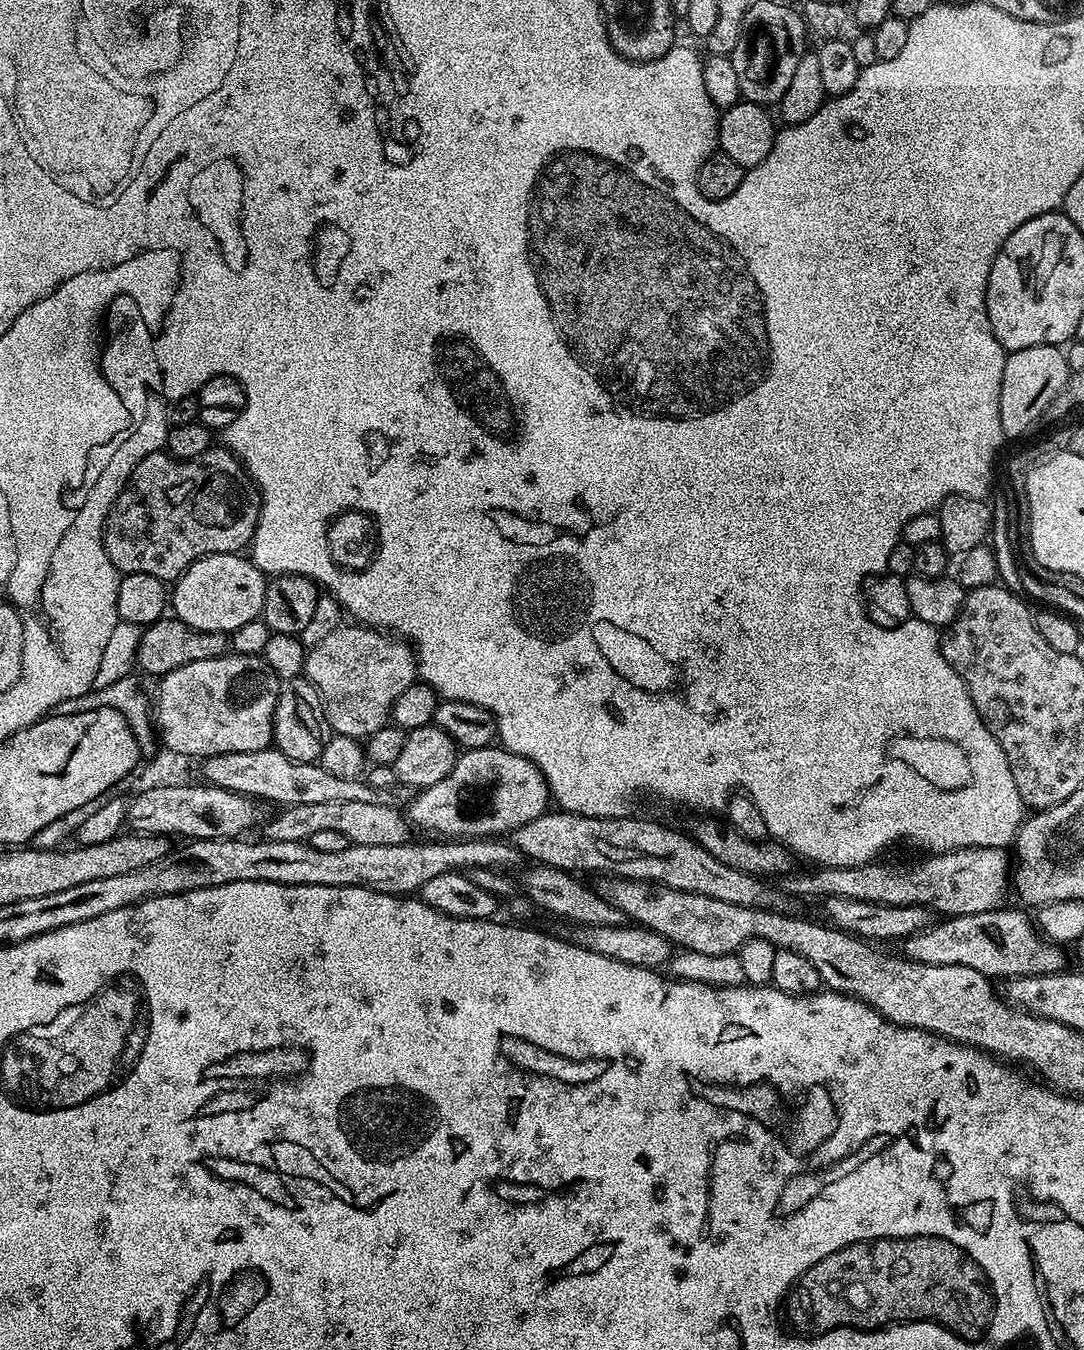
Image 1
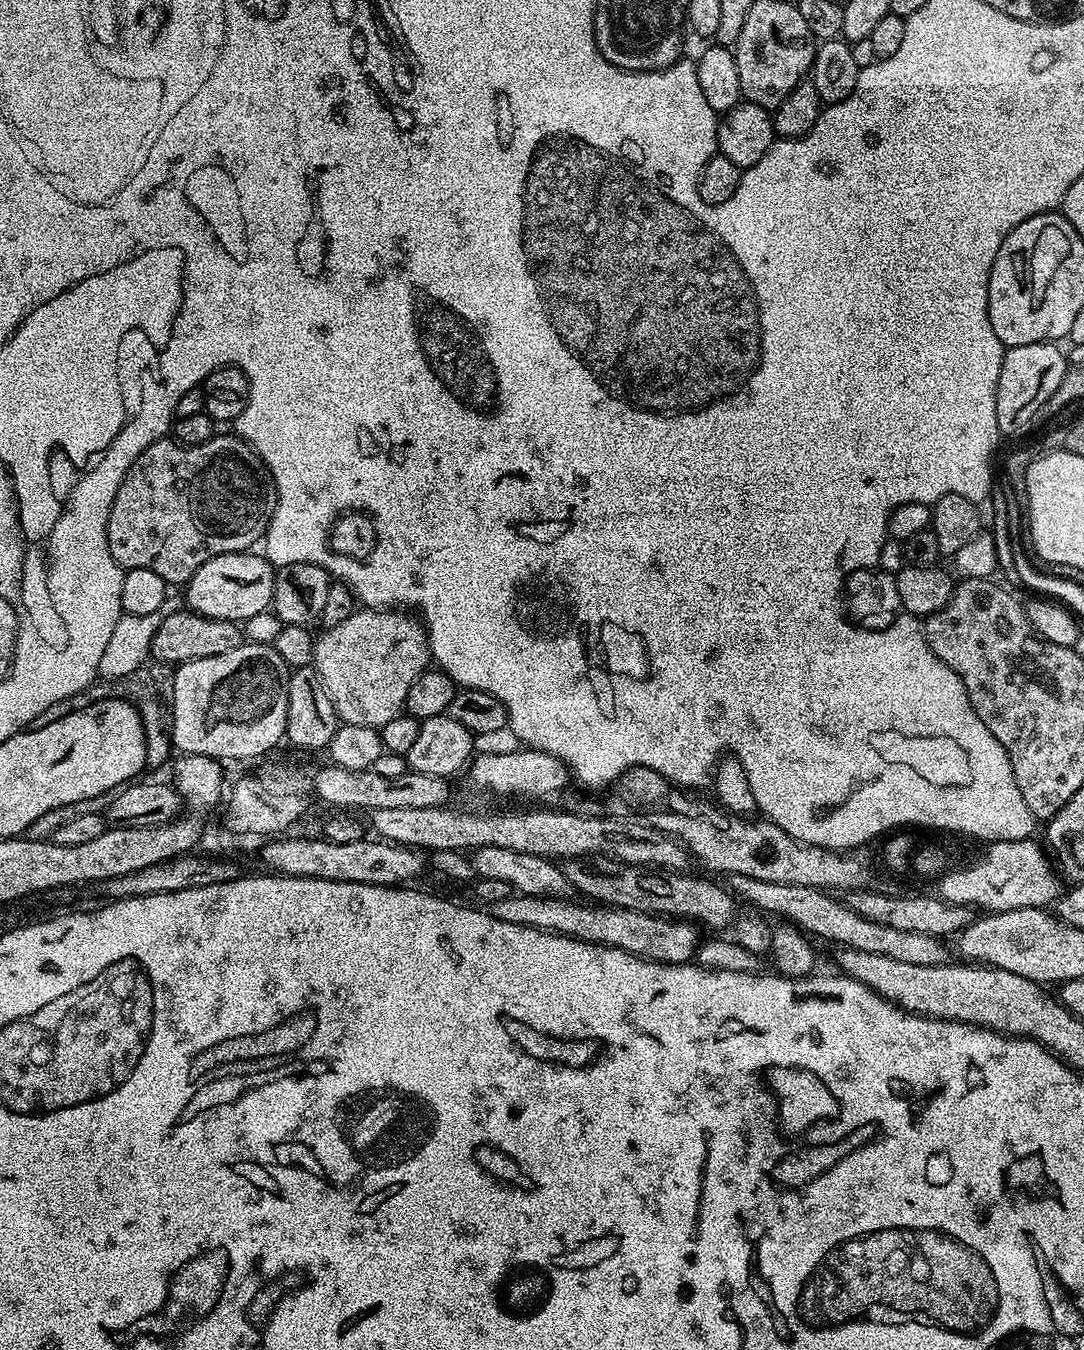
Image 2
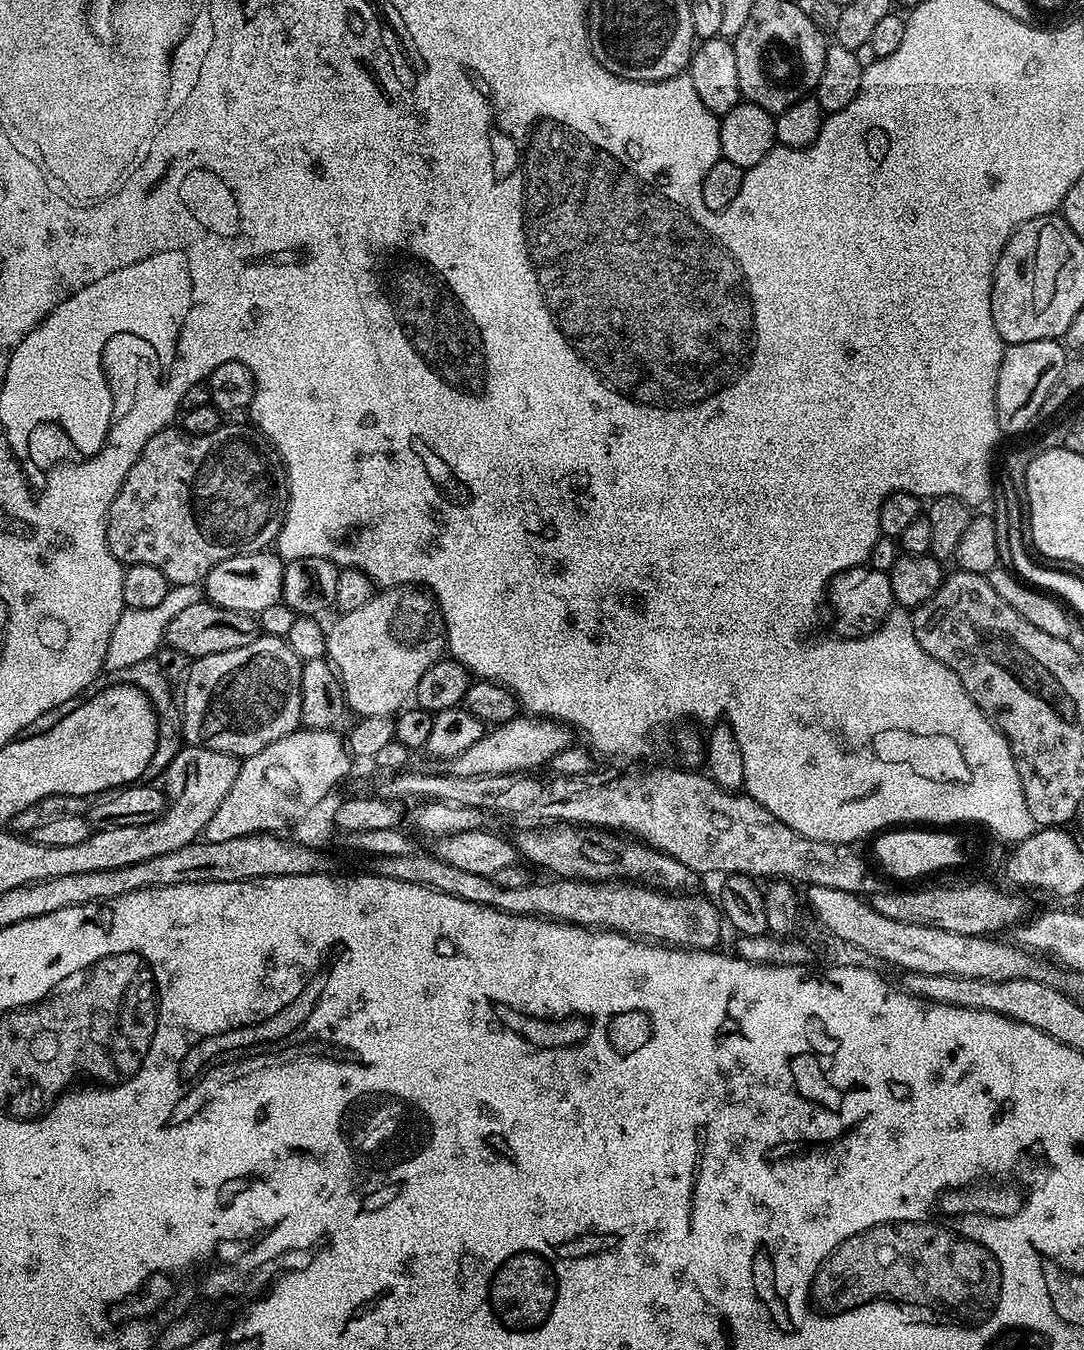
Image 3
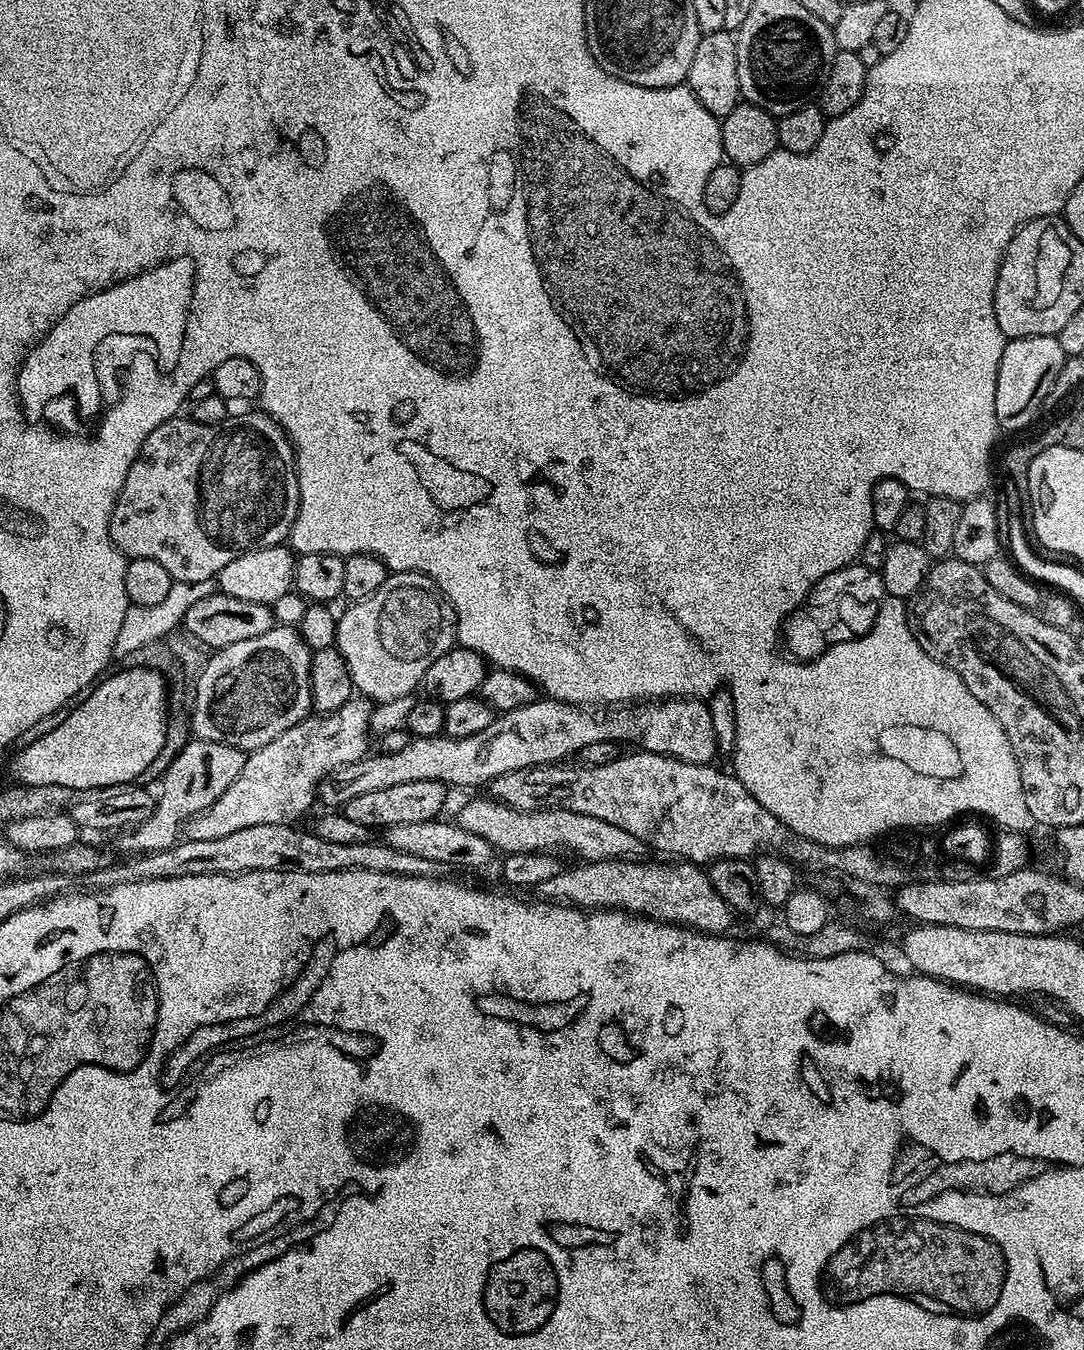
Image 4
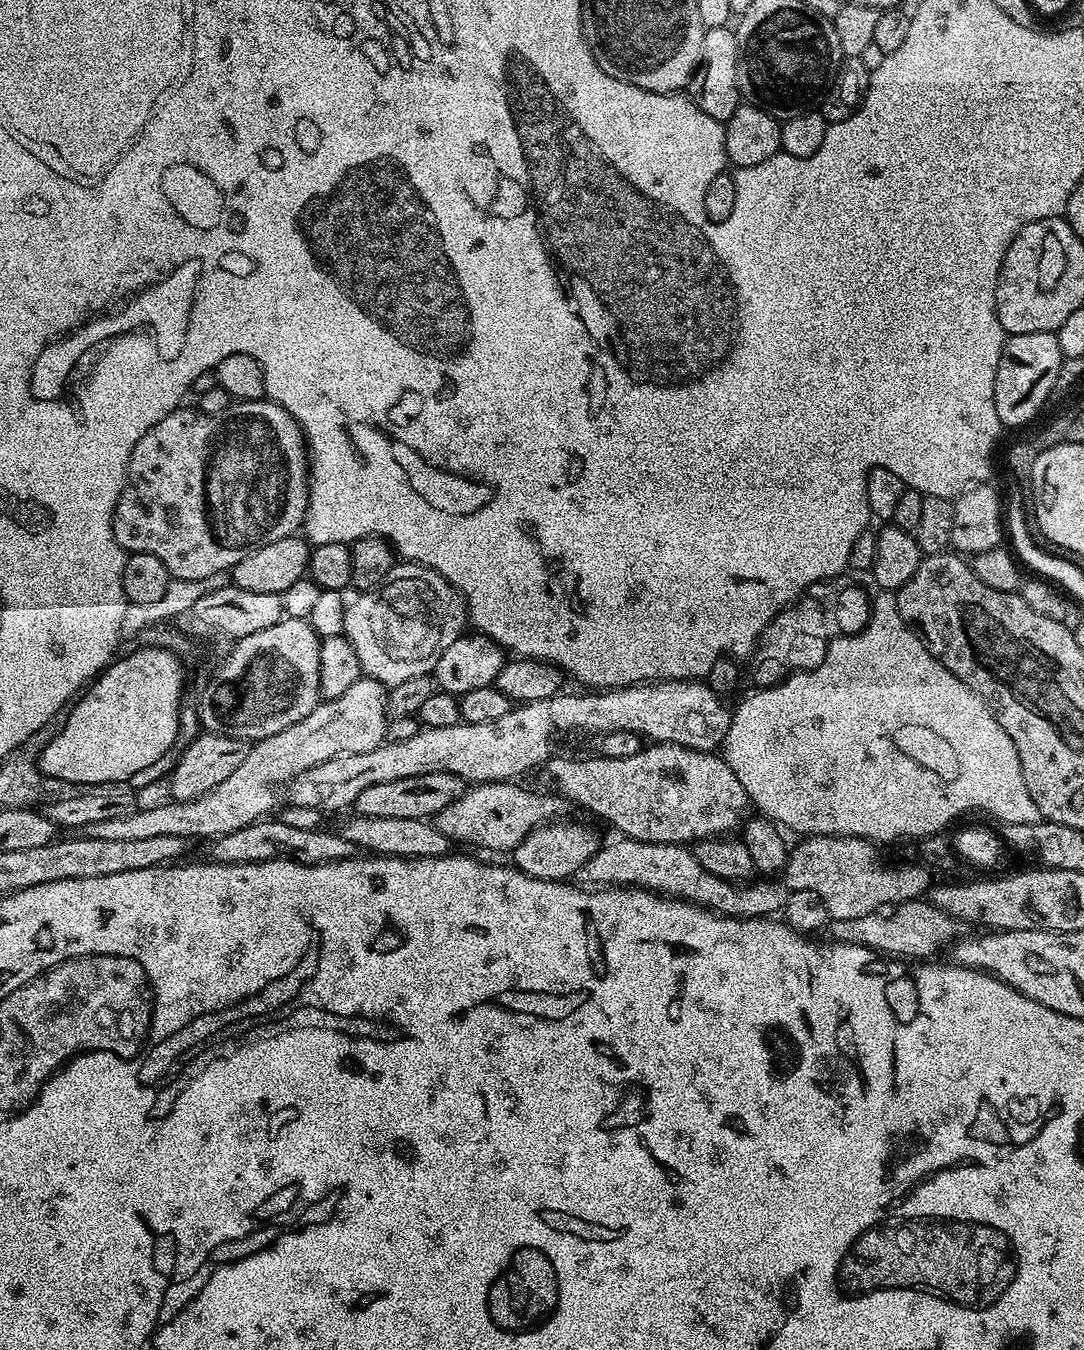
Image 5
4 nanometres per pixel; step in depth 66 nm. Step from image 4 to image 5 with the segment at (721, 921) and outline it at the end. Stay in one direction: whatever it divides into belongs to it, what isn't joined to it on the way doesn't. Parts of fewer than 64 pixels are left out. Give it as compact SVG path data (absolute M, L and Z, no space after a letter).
M628 837L615 839L610 843L603 843L599 851L591 856L590 861L576 872L574 878L579 885L641 887L665 898L687 900L689 904L708 908L721 916L768 918L783 909L786 889L784 890L780 884L775 884L775 879L764 878L761 879L761 884L752 882L740 887L733 881L710 874L710 870L706 870L706 866L698 862L691 847L683 844L642 842Z

